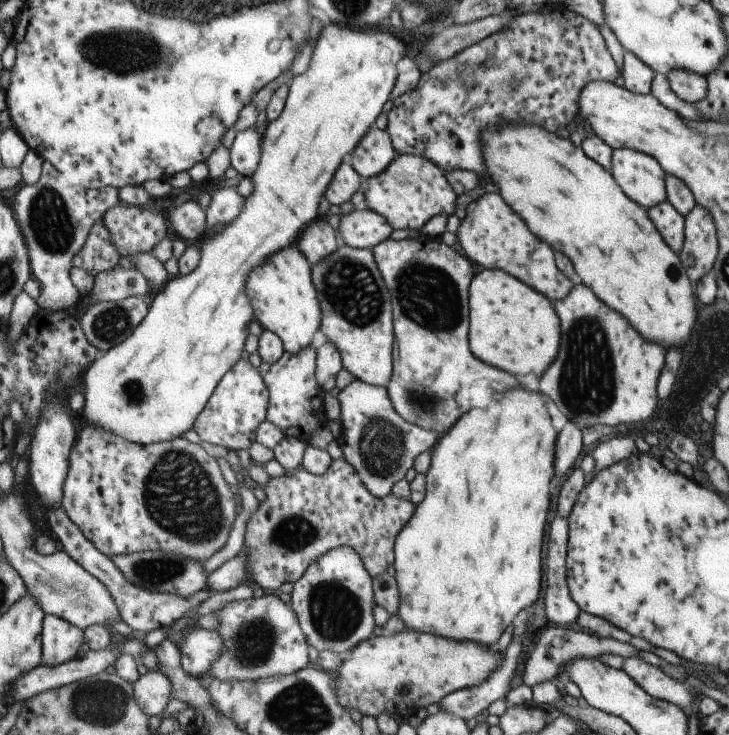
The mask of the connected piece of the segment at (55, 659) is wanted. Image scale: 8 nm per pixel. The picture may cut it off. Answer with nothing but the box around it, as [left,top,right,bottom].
[40,615,83,665]

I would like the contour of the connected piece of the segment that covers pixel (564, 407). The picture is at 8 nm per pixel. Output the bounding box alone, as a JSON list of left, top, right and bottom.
[537,284,663,428]

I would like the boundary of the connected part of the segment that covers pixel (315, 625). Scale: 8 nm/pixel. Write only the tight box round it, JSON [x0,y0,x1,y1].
[289,545,376,654]

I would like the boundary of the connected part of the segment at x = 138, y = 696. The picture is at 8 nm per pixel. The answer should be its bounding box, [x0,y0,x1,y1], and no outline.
[132,672,170,717]

